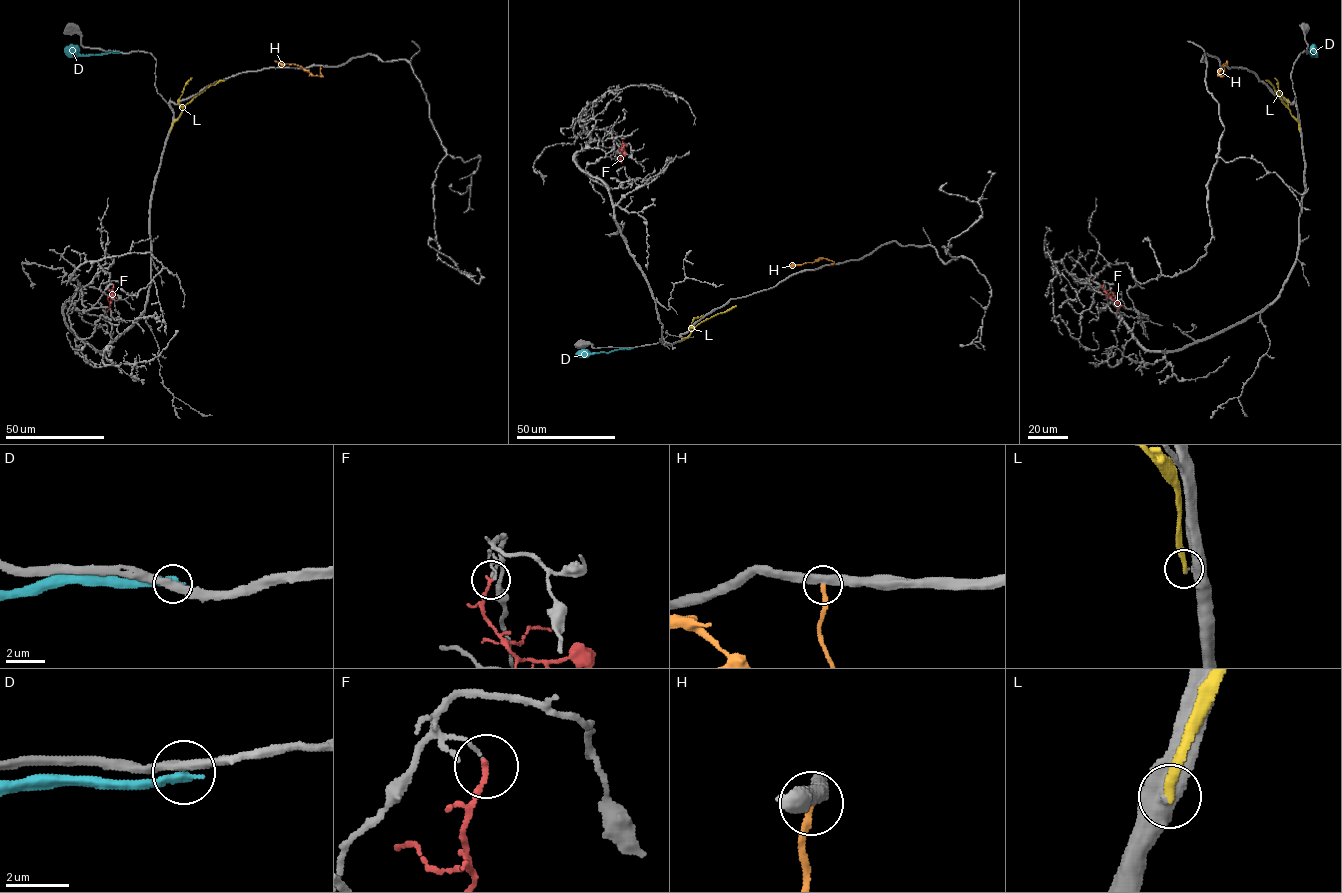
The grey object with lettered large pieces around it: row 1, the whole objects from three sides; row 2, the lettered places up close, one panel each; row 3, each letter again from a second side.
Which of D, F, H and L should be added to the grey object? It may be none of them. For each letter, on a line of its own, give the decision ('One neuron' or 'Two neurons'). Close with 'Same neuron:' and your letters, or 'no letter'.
D: Two neurons
F: Two neurons
H: Two neurons
L: Two neurons
Same neuron: no letter

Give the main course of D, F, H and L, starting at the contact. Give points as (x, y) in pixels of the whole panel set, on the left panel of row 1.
D: (121, 52), (71, 55), (65, 48)
F: (113, 285), (106, 312)
H: (320, 66), (323, 76), (312, 75), (300, 66), (274, 61)
L: (170, 131), (184, 106), (210, 85), (225, 79)

